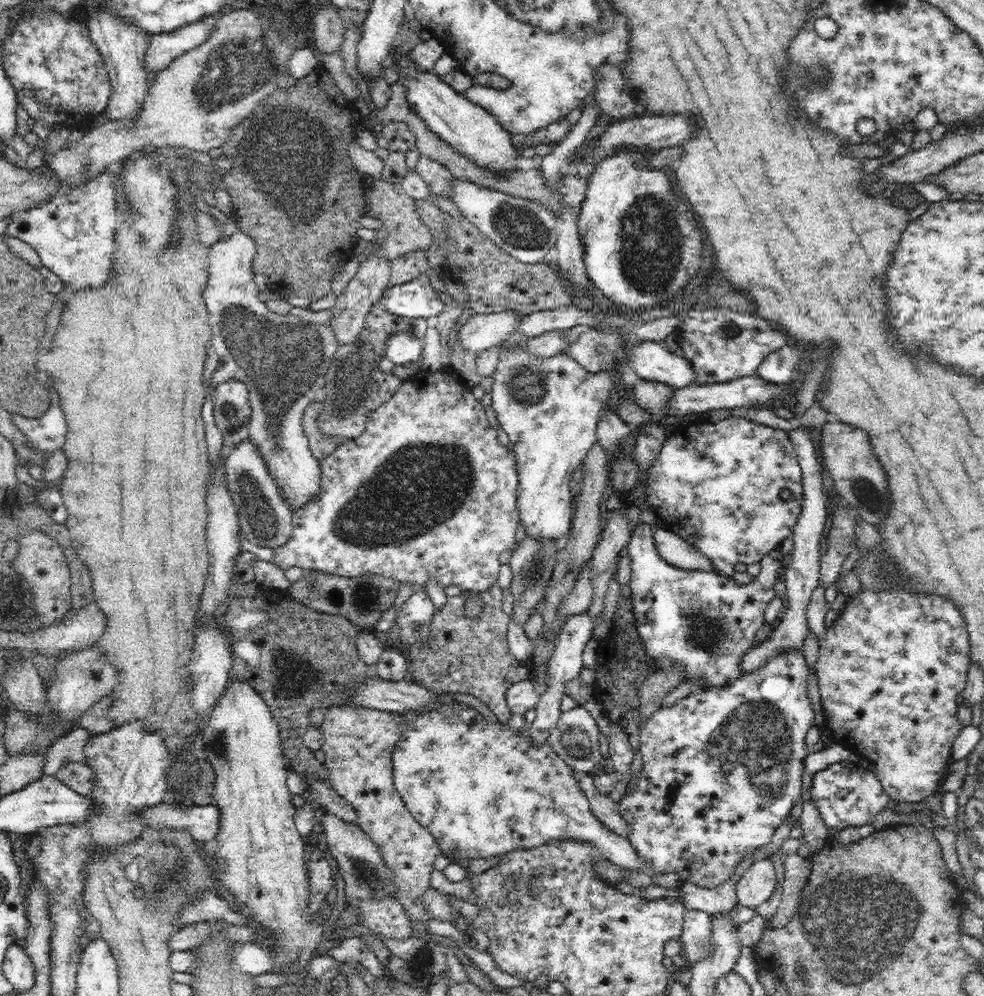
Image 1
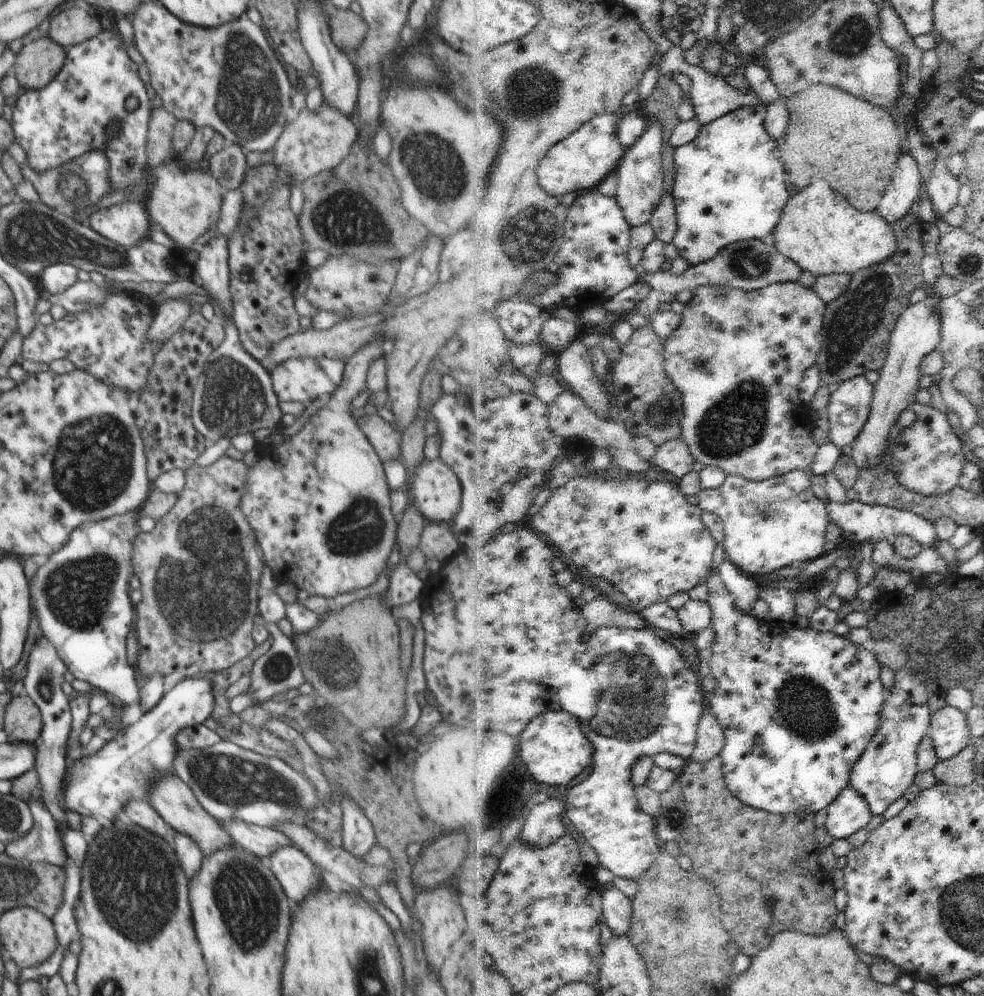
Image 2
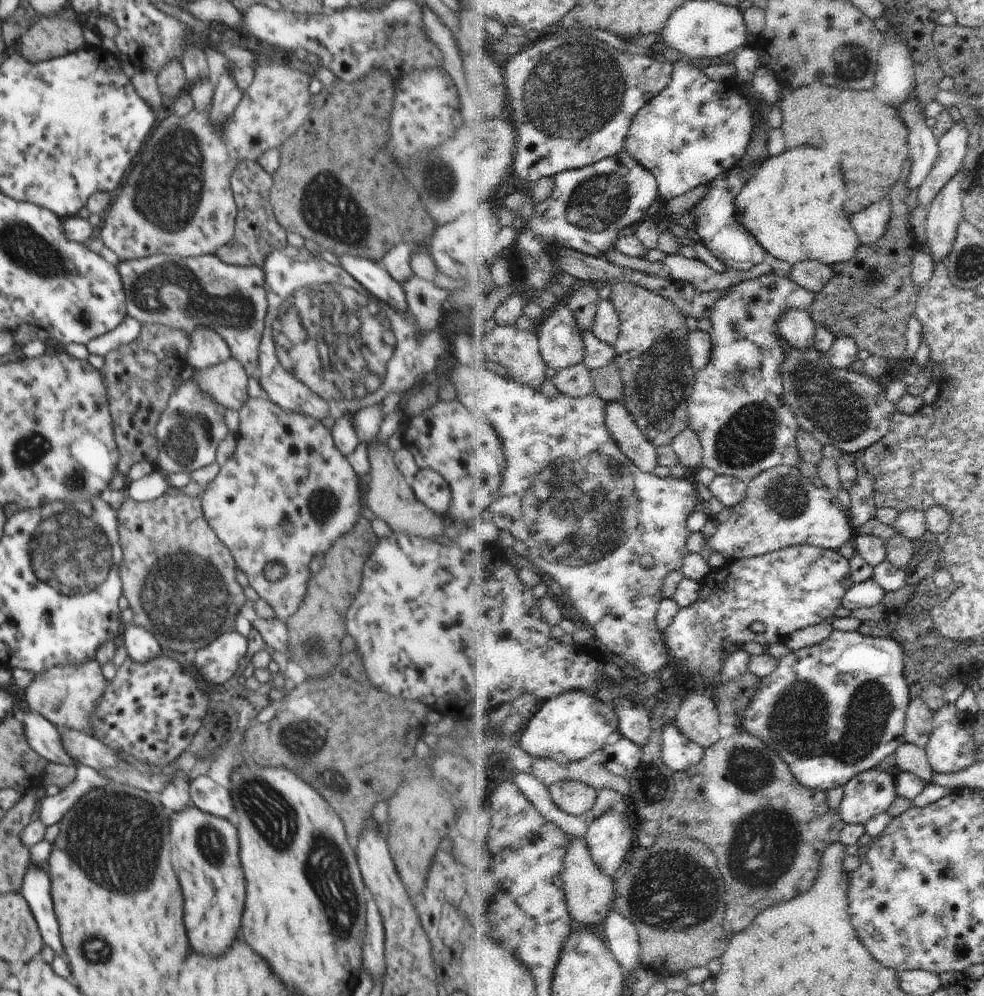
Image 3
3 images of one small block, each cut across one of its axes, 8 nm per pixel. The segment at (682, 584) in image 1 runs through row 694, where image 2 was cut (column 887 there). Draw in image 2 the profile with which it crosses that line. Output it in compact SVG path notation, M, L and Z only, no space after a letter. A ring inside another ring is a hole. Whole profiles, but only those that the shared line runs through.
M714 568L712 578L708 580L708 588L710 589L709 602L713 608L714 621L713 626L718 634L718 644L714 646L713 657L710 662L711 674L719 682L718 688L708 694L708 708L712 713L719 717L720 724L723 724L724 730L728 732L727 748L721 755L724 758L724 775L727 777L728 788L731 789L734 796L739 797L745 804L756 806L760 810L775 813L776 815L792 815L802 813L813 813L818 815L820 812L828 809L840 794L852 782L853 772L864 754L868 752L870 744L876 739L876 734L882 728L882 716L884 706L888 702L888 690L884 685L882 677L882 664L876 652L873 652L870 644L858 645L850 641L844 636L838 636L833 631L821 632L814 628L808 627L804 630L796 630L790 628L786 630L786 636L782 636L782 632L778 634L766 634L766 630L760 626L758 631L756 628L756 618L750 614L744 614L742 608L738 608L736 604L736 596L732 594L730 588L726 586L726 582L722 579L721 568Z

